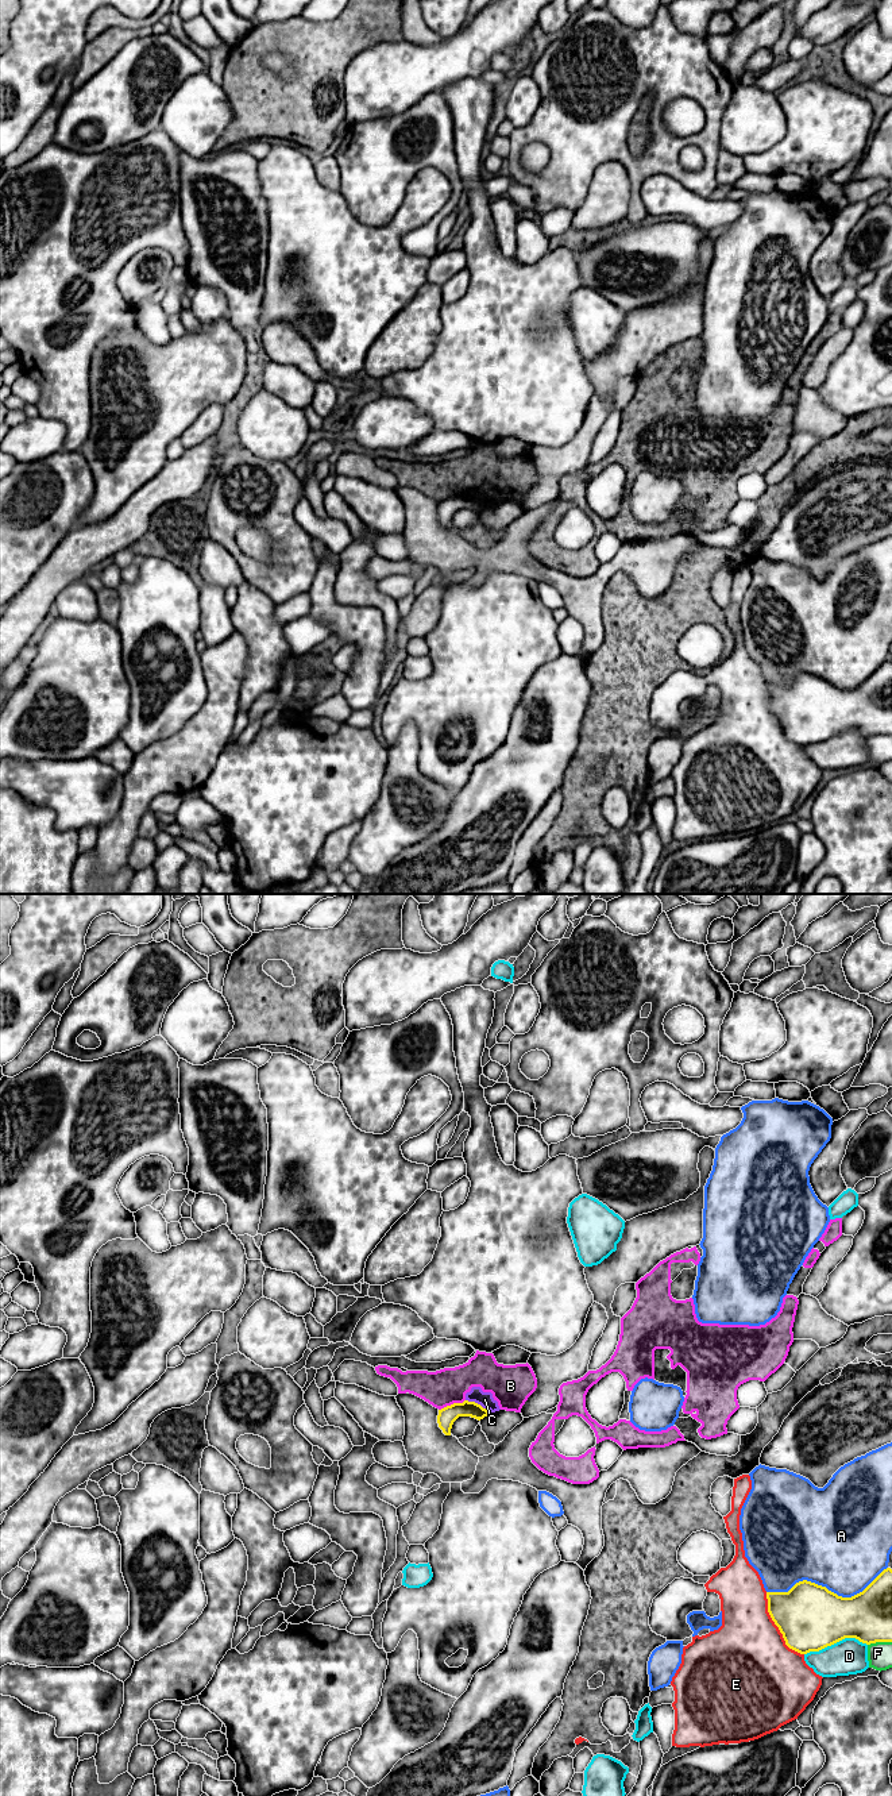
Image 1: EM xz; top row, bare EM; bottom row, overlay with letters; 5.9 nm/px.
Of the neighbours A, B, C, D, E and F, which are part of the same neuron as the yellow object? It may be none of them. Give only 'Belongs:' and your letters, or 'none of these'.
Belongs: none of these

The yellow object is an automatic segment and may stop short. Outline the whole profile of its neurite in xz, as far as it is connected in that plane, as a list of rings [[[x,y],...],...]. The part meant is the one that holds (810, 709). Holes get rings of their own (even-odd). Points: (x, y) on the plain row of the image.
[[[884,662],[862,685],[842,690],[826,679],[803,672],[788,685],[766,685],[768,705],[785,737],[800,745],[819,744],[845,731],[862,736],[892,735],[892,662]]]

